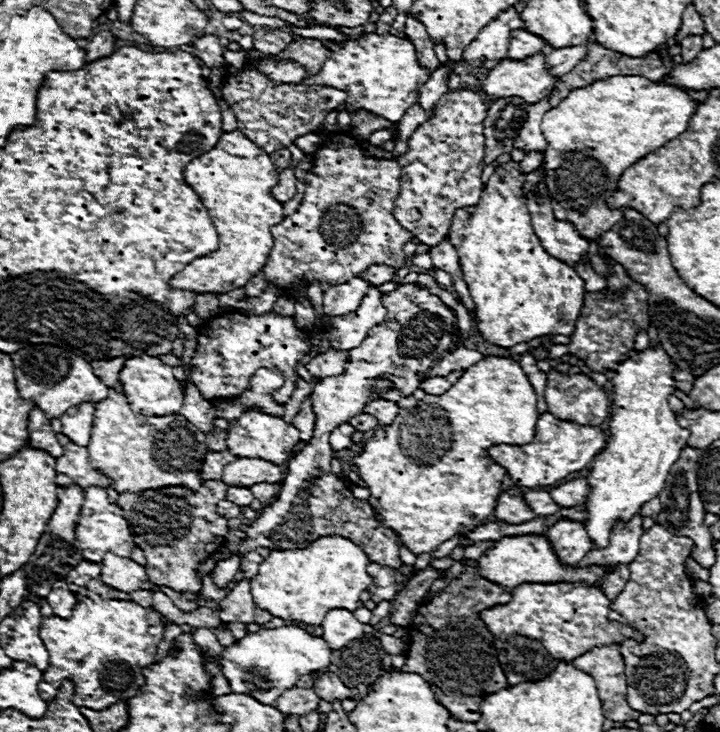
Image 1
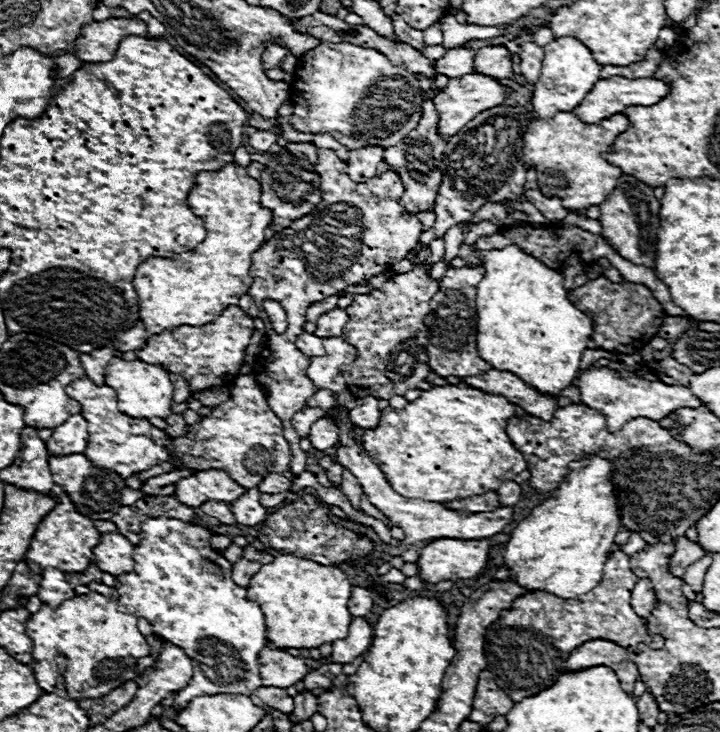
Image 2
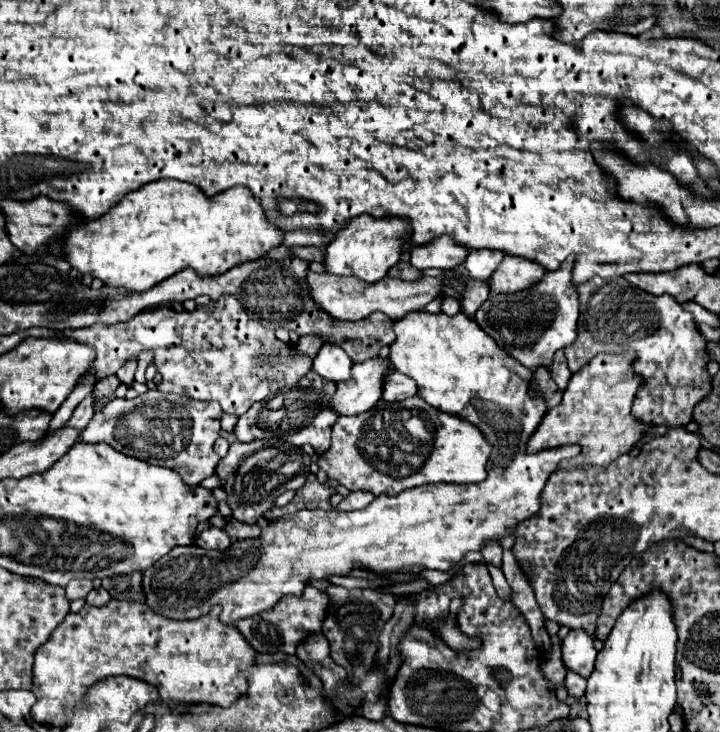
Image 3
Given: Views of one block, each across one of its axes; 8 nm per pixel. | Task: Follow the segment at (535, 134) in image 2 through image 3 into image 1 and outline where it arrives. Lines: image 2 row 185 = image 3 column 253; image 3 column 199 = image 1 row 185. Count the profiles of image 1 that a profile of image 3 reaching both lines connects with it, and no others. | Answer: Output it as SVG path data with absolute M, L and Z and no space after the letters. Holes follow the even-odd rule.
M612 76L608 80L594 82L592 86L572 90L556 108L548 110L542 120L546 136L544 148L544 168L548 176L546 186L550 192L550 204L556 220L572 222L580 232L580 236L586 240L598 240L600 234L612 230L612 224L623 218L622 210L612 210L606 204L606 196L610 196L610 190L618 188L616 180L620 180L622 172L630 164L634 164L648 152L662 148L666 142L682 134L688 128L688 120L696 112L696 108L698 102L692 100L690 94L666 82L652 82L644 76L632 78Z

